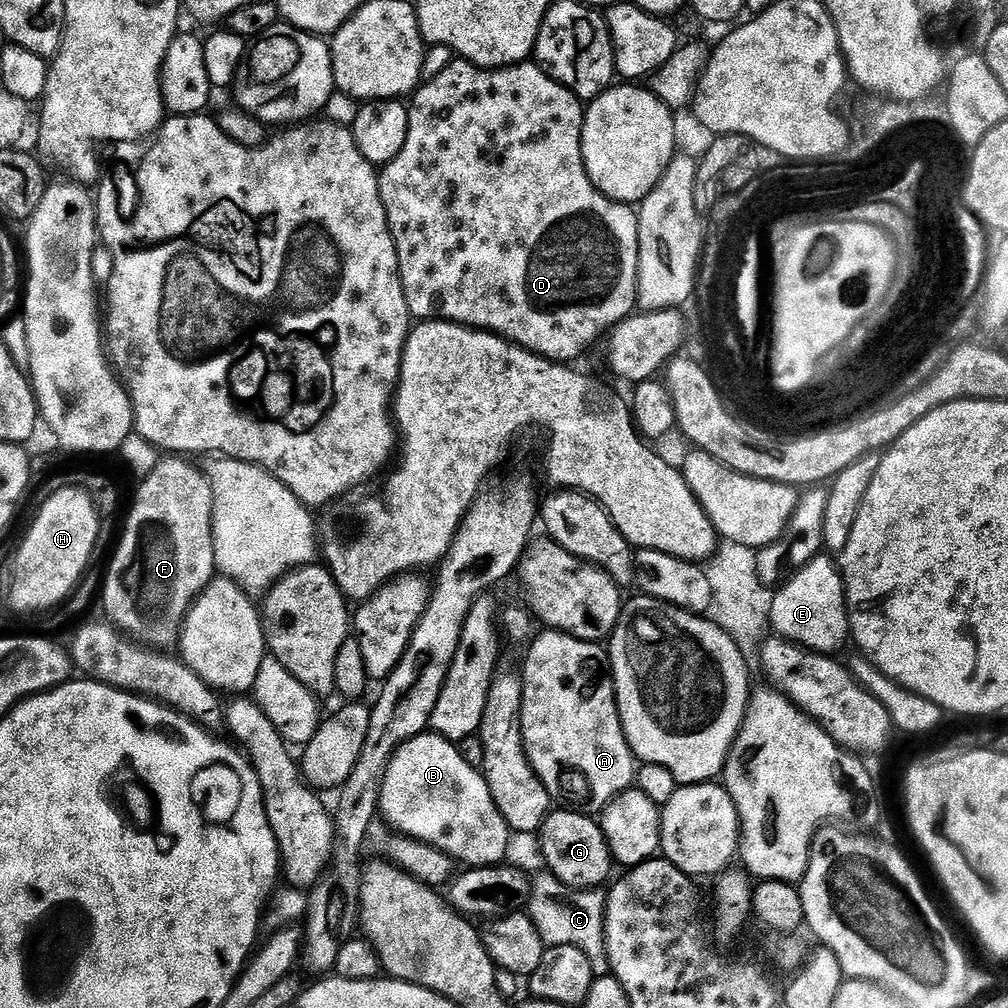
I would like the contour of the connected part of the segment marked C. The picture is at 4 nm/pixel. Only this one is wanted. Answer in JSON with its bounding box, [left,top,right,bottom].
[527,872,609,977]

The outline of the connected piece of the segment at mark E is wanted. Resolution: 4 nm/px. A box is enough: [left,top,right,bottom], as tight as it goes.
[770,554,850,654]

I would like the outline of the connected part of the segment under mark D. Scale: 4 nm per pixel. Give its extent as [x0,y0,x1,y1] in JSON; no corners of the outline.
[378,58,640,362]

